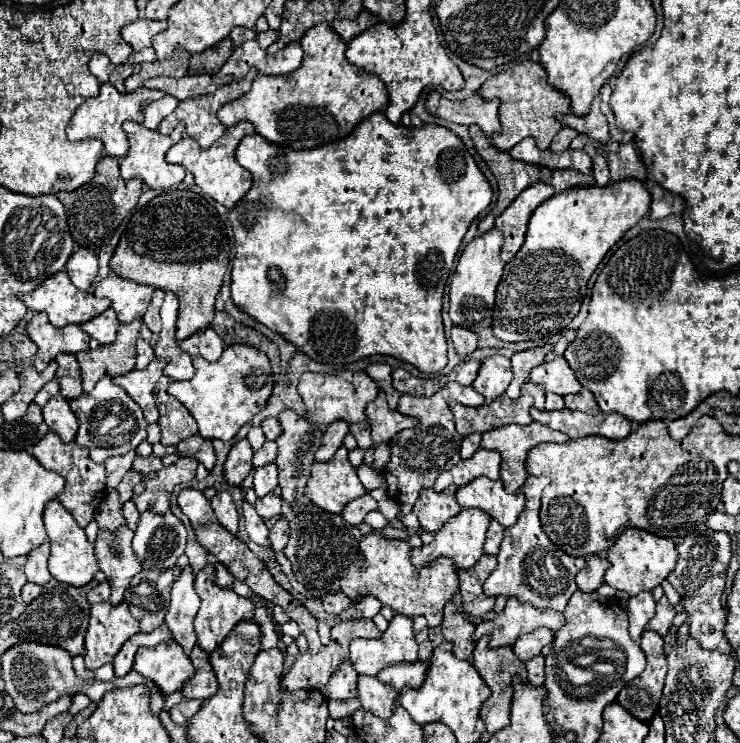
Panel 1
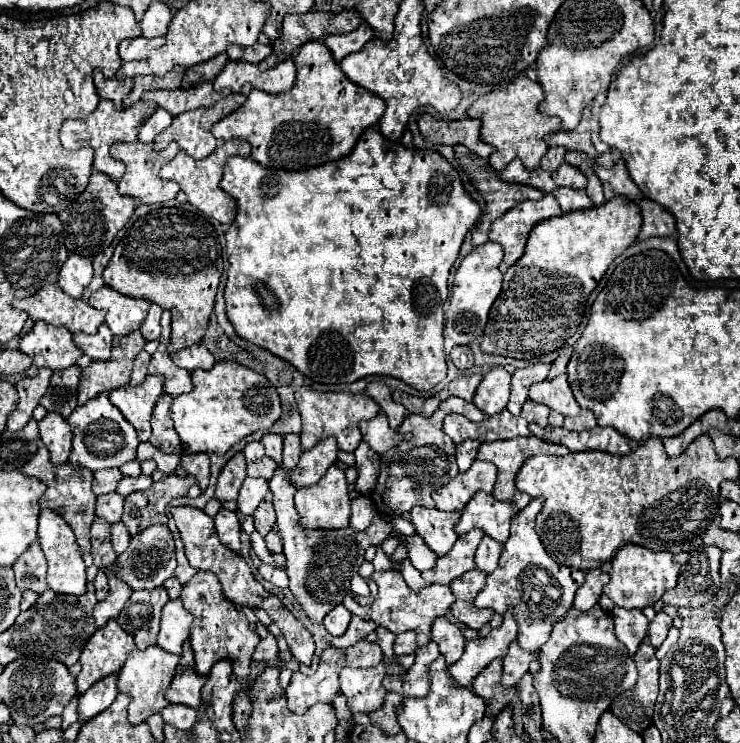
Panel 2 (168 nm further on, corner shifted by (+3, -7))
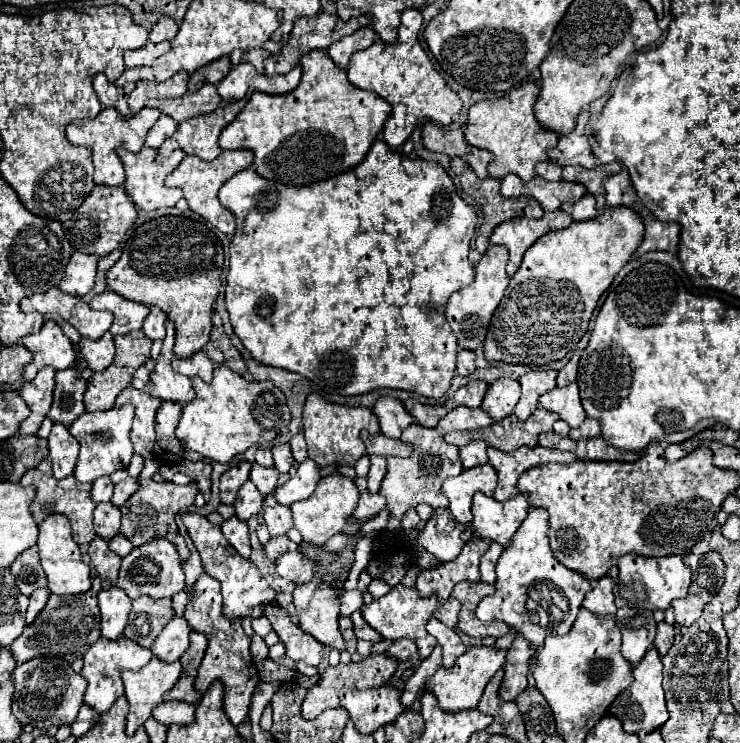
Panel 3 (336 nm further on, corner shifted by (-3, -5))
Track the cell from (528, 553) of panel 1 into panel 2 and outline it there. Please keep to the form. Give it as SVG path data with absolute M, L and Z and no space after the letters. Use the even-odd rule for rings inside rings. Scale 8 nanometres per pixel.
M534 498L524 510L520 510L512 518L510 538L504 544L500 564L490 576L486 576L486 586L474 600L478 608L492 608L496 614L504 614L510 606L518 622L518 642L524 650L532 650L532 652L538 650L548 640L552 626L560 622L564 614L572 608L574 592L584 584L582 570L570 570L566 566L558 566L558 562L554 562L546 554L534 530L534 520L540 508L542 508L542 498Z

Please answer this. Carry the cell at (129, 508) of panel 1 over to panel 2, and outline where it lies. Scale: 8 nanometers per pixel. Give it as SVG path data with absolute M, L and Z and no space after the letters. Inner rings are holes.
M118 522L118 524L112 526L110 542L112 542L112 548L114 548L116 554L122 554L126 550L126 546L130 544L130 534L128 534L126 526L122 526L122 522Z

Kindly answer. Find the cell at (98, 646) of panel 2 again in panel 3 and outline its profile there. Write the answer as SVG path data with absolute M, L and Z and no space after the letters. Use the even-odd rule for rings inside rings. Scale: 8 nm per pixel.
M120 636L118 640L108 640L108 638L96 640L84 654L84 668L80 672L88 682L84 702L96 708L98 712L106 712L114 704L114 700L124 694L122 670L138 670L140 666L146 666L150 660L152 652L142 646L136 646L134 640L128 640L126 636Z

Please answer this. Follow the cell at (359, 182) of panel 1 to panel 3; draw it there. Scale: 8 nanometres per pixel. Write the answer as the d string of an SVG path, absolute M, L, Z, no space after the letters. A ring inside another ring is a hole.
M376 140L368 150L366 158L348 172L340 176L332 176L328 180L320 180L308 186L288 186L276 184L272 180L264 180L254 168L248 168L230 180L226 180L218 194L220 202L234 212L236 216L236 232L230 242L230 270L226 278L226 310L230 314L230 324L236 336L242 340L244 348L258 360L270 366L278 366L290 372L298 372L304 378L312 380L322 392L328 394L364 394L374 388L398 388L412 390L428 398L442 398L450 388L452 378L456 376L456 354L458 342L456 336L446 322L446 302L448 298L468 286L474 280L474 268L468 262L470 242L474 238L478 226L476 208L466 204L448 176L448 172L438 162L428 160L412 160L384 144L384 140Z

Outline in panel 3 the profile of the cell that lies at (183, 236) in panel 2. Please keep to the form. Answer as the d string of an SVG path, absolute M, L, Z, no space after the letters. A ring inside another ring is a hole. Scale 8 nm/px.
M174 214L152 218L130 232L120 260L106 272L106 284L128 300L158 306L176 324L174 354L192 356L210 340L214 302L222 284L224 242L230 242L228 236L200 220Z

